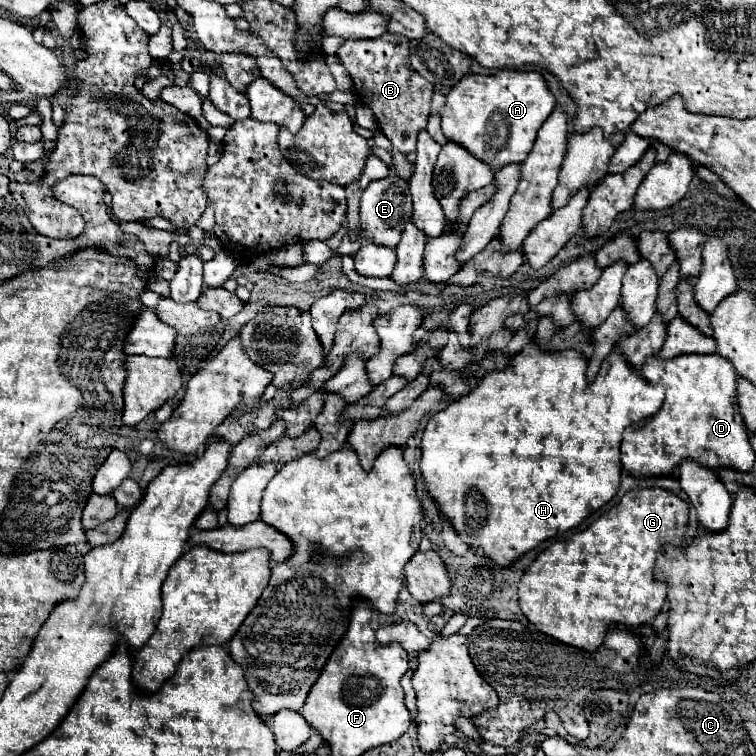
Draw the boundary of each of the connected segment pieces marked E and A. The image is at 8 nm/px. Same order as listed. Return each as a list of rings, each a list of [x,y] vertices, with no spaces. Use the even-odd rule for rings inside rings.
[[[386,176],[382,180],[372,180],[362,194],[360,202],[360,228],[366,240],[382,246],[396,246],[406,220],[412,218],[412,196],[408,184],[398,176]]]
[[[504,68],[498,74],[468,74],[462,76],[462,80],[446,94],[446,106],[442,108],[442,132],[448,140],[462,144],[470,152],[474,152],[474,156],[486,160],[496,170],[508,162],[524,162],[526,154],[532,150],[538,128],[550,116],[554,106],[556,98],[542,74],[536,70],[522,72]]]

